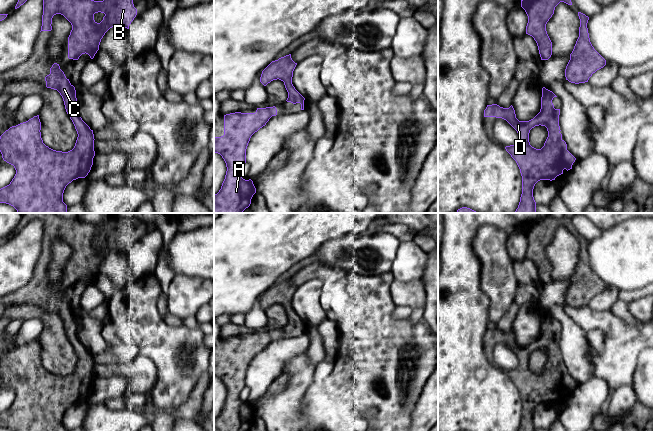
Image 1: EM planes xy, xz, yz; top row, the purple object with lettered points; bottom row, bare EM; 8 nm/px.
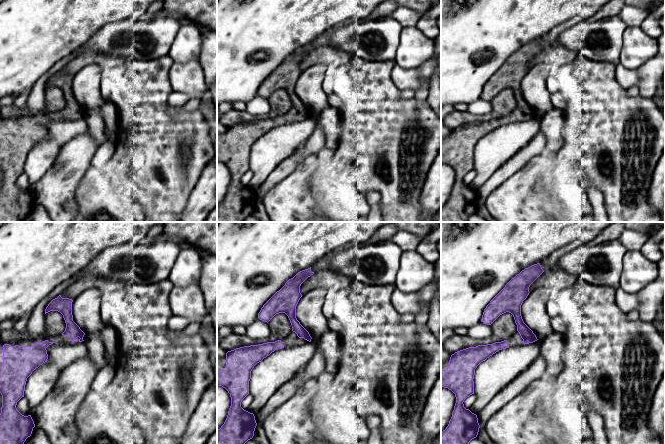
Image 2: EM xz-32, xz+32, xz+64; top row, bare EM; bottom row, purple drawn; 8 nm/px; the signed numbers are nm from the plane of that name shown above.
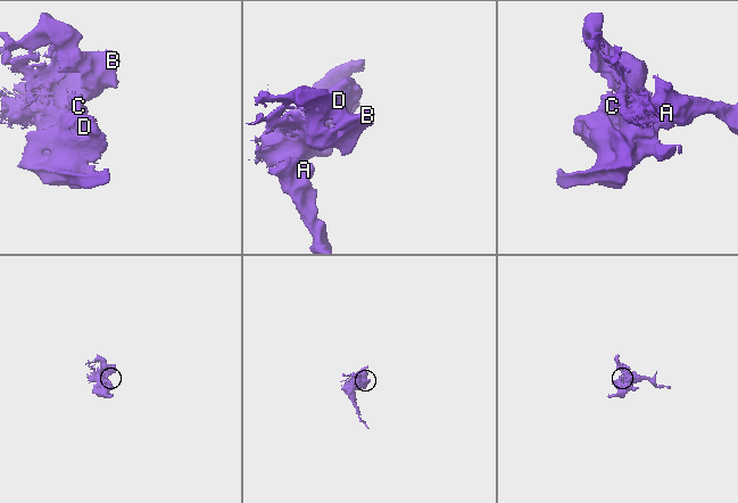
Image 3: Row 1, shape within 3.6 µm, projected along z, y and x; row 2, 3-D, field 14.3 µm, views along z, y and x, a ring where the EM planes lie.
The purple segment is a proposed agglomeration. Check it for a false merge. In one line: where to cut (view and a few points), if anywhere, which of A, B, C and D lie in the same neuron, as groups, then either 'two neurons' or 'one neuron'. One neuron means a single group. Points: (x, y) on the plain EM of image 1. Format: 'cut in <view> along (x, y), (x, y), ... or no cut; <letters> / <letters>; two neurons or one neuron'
no cut; A B C D; one neuron

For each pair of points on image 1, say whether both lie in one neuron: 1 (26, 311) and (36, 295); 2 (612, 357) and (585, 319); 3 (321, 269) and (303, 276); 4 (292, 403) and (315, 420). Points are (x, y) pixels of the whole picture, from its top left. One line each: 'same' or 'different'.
1: different
2: same
3: same
4: different

